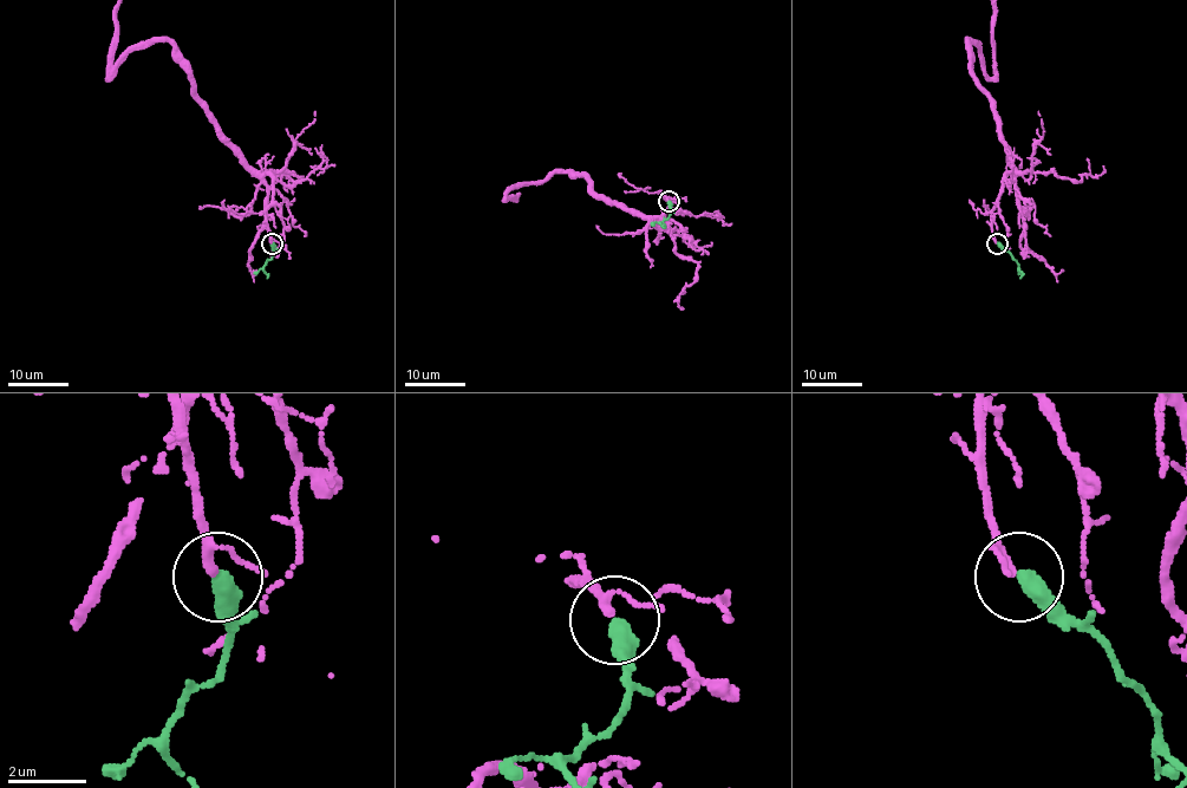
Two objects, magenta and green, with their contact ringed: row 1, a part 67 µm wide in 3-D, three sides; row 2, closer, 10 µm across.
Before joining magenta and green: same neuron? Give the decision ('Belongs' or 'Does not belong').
Belongs

